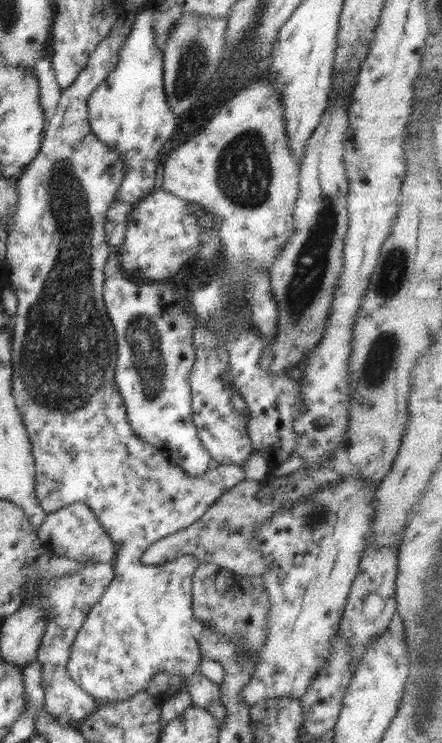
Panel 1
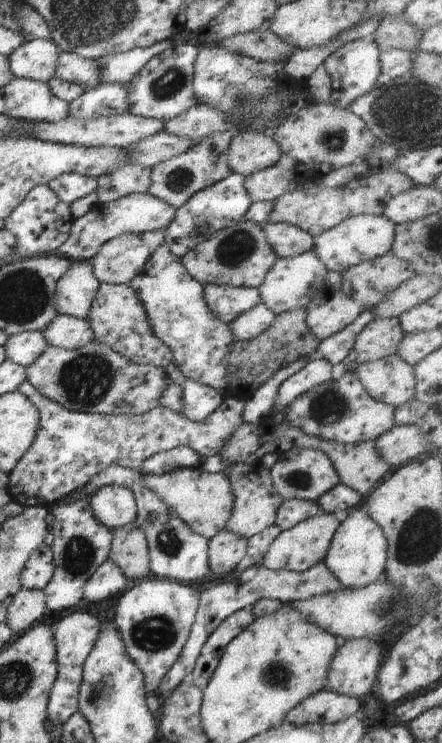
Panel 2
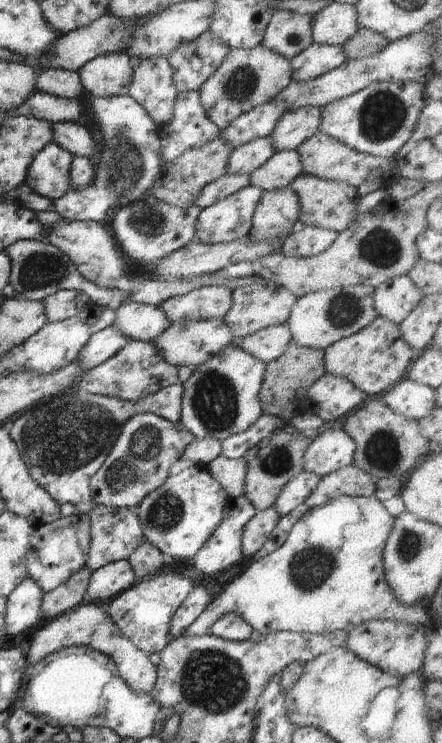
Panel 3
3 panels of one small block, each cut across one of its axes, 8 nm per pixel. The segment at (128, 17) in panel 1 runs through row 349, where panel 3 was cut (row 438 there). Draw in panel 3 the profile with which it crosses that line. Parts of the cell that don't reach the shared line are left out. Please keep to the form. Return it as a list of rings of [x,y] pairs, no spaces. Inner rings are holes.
[[[181,384],[170,385],[136,402],[126,402],[75,388],[27,408],[14,420],[8,434],[19,448],[30,476],[58,506],[74,504],[80,514],[89,514],[97,505],[91,497],[90,478],[104,464],[124,424],[140,413],[157,414],[174,423],[180,421],[182,394]]]

